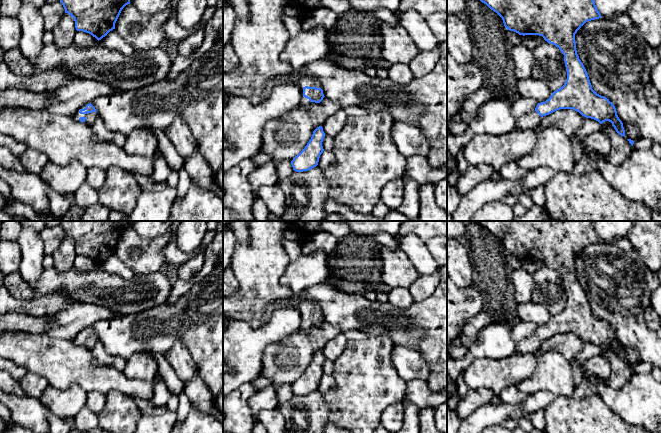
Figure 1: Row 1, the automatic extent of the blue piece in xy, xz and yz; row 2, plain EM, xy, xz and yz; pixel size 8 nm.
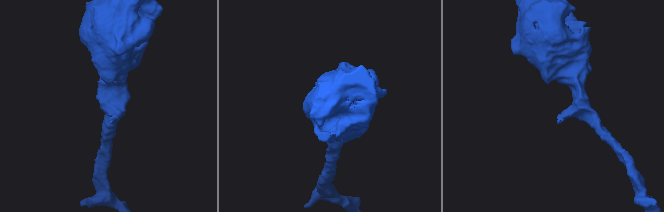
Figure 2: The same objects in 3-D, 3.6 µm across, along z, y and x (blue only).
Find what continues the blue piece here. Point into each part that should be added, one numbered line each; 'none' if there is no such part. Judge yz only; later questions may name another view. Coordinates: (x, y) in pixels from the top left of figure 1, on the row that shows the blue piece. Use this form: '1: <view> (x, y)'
1: yz (531, 120)

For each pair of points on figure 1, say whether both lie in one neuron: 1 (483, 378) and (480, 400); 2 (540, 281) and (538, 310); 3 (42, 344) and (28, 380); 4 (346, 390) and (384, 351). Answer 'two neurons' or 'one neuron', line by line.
1: two neurons
2: two neurons
3: two neurons
4: one neuron

